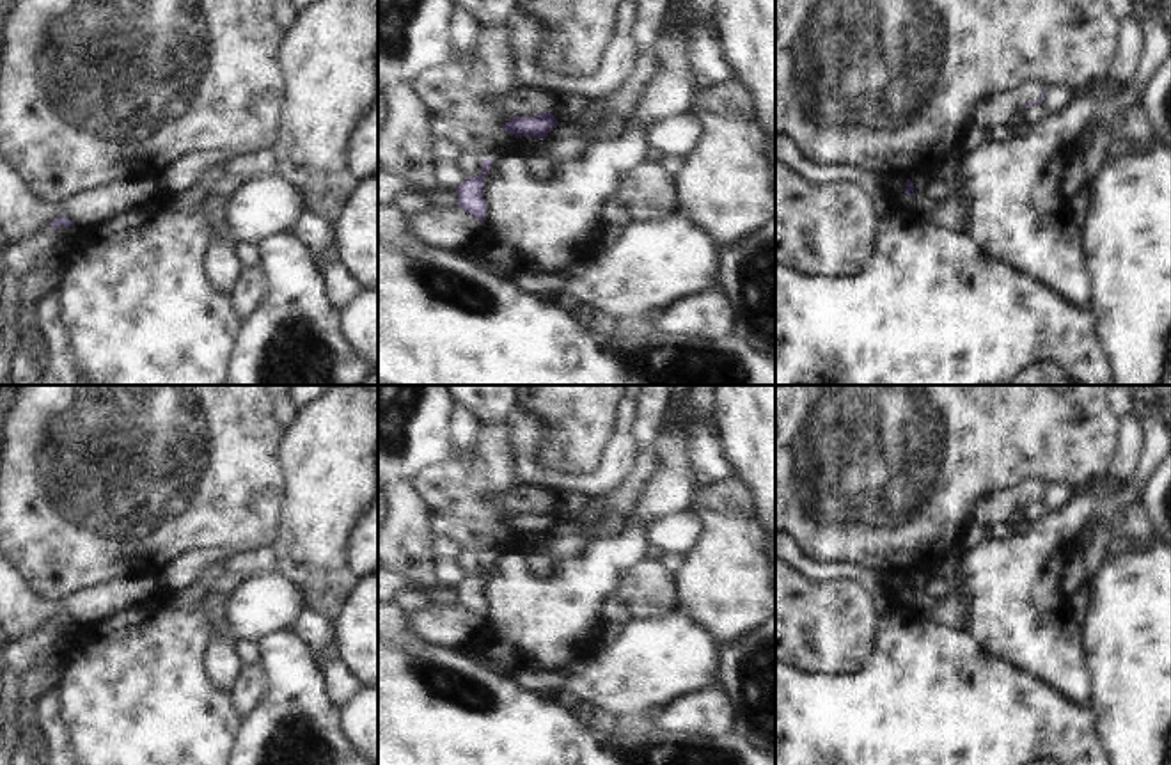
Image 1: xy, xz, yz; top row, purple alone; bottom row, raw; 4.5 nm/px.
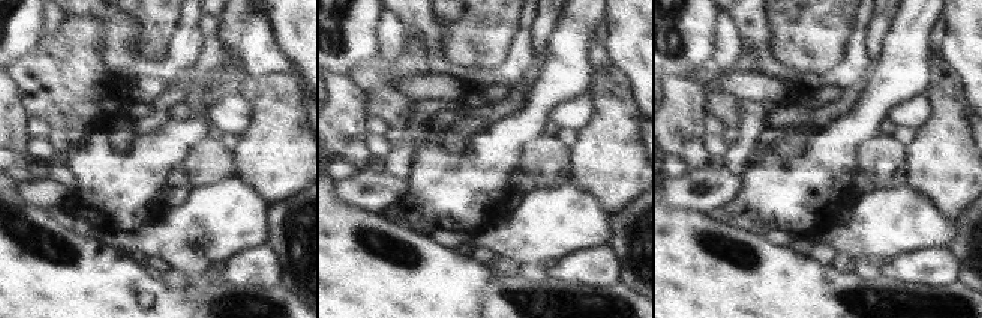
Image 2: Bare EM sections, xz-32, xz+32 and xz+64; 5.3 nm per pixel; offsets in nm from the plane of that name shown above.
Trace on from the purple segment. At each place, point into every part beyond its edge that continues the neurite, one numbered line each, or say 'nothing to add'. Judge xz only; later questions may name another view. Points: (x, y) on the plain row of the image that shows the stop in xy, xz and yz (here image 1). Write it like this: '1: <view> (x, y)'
nothing to add

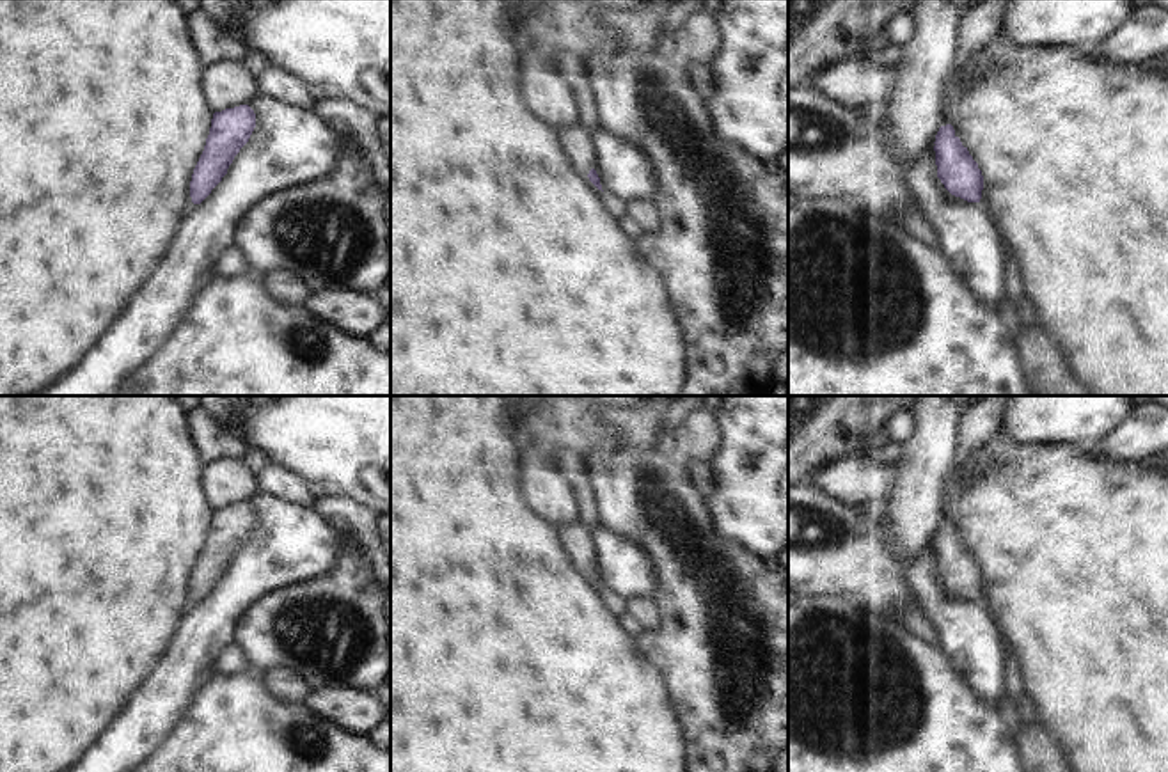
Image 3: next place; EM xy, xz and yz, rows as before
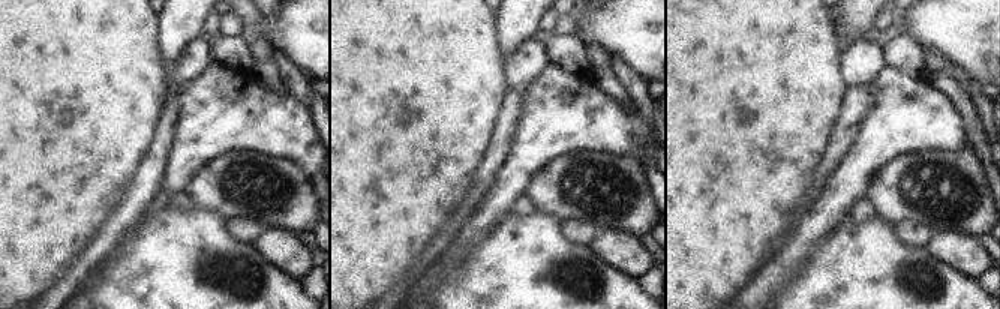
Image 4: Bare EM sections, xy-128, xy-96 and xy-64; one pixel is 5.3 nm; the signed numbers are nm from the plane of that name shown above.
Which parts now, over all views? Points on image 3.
1: xz (576, 538)

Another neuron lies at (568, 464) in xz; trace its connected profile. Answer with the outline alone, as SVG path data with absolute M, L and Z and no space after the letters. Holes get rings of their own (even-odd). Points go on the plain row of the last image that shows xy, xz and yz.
M559 445L543 447L540 451L540 458L550 461L568 483L573 493L579 522L582 522L588 529L598 525L596 504L586 477L582 458Z

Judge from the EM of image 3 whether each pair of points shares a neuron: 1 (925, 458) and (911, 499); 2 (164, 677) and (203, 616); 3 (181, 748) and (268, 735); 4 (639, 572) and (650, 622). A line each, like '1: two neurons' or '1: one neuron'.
1: one neuron
2: one neuron
3: one neuron
4: two neurons

